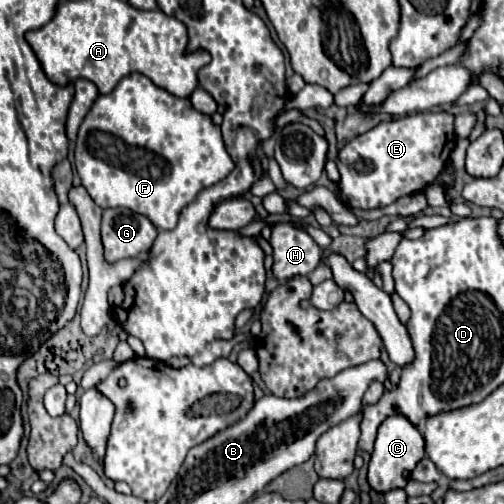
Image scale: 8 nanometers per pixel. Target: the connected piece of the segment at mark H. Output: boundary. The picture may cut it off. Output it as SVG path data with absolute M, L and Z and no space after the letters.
M287 224L273 226L271 246L275 258L273 274L279 280L311 274L319 266L323 252L307 232L295 230Z

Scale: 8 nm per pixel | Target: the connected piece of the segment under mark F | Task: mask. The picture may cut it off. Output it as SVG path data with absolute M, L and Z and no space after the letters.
M133 72L91 106L77 132L75 168L97 206L123 206L145 214L159 230L171 230L179 212L203 188L223 180L235 162L211 116L195 110L189 98L173 96Z

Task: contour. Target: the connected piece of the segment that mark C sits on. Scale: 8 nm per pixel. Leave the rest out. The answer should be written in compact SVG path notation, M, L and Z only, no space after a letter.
M403 414L387 416L377 430L375 448L373 448L371 460L369 460L369 476L367 478L369 478L371 488L377 492L403 488L407 484L411 470L417 466L417 462L423 458L423 454L425 454L425 440L423 440L421 432L417 430L417 426L411 424Z

